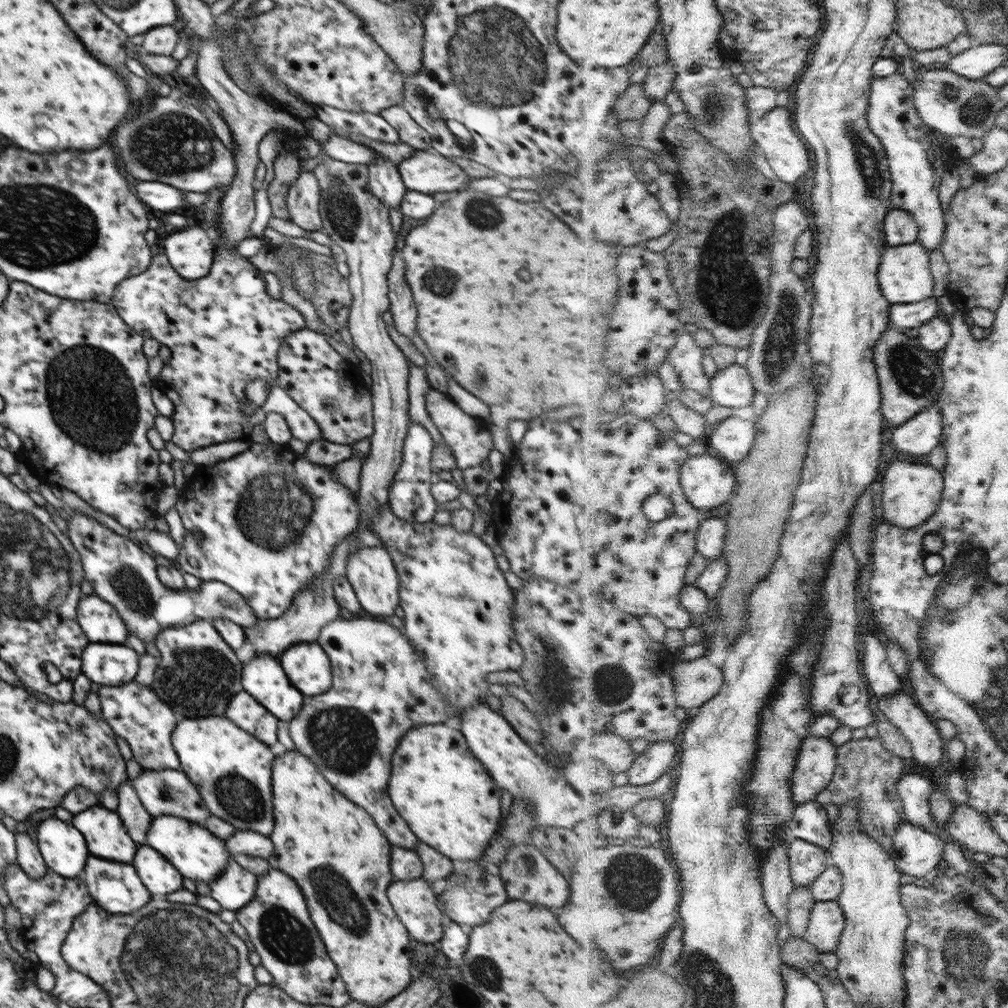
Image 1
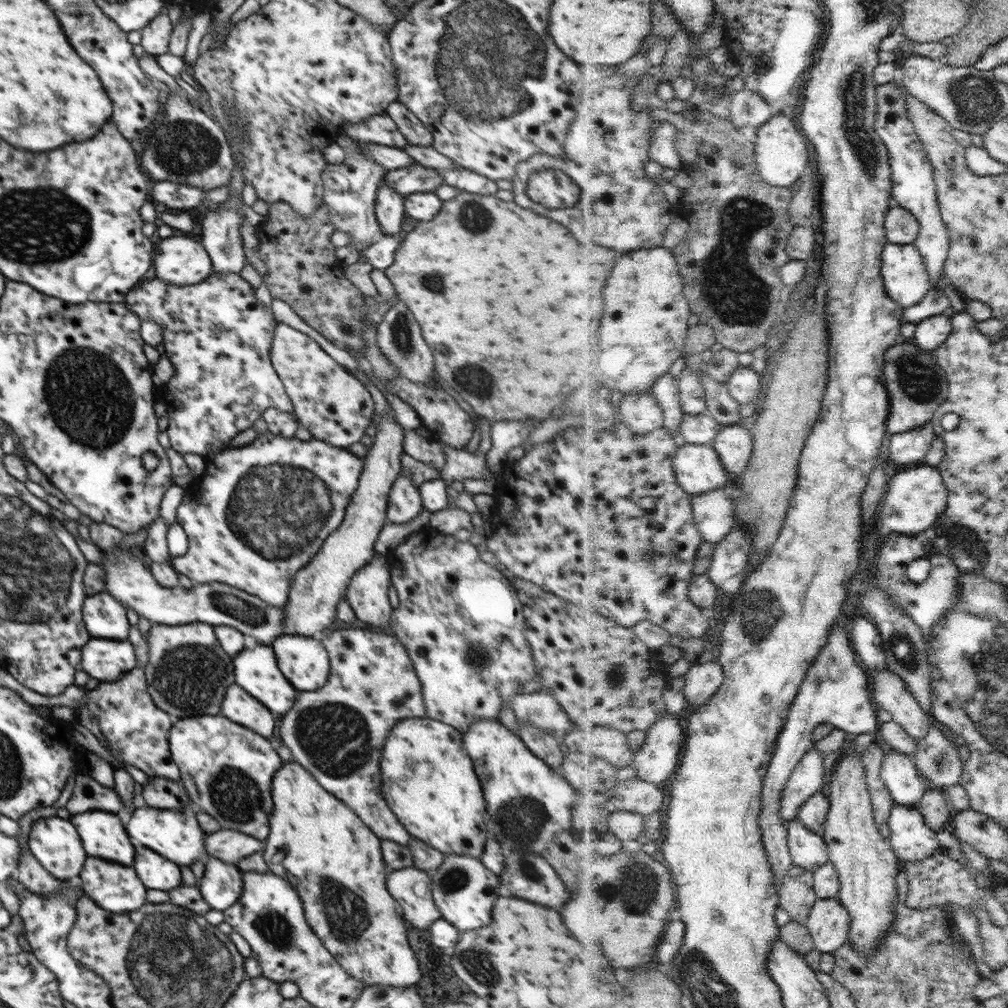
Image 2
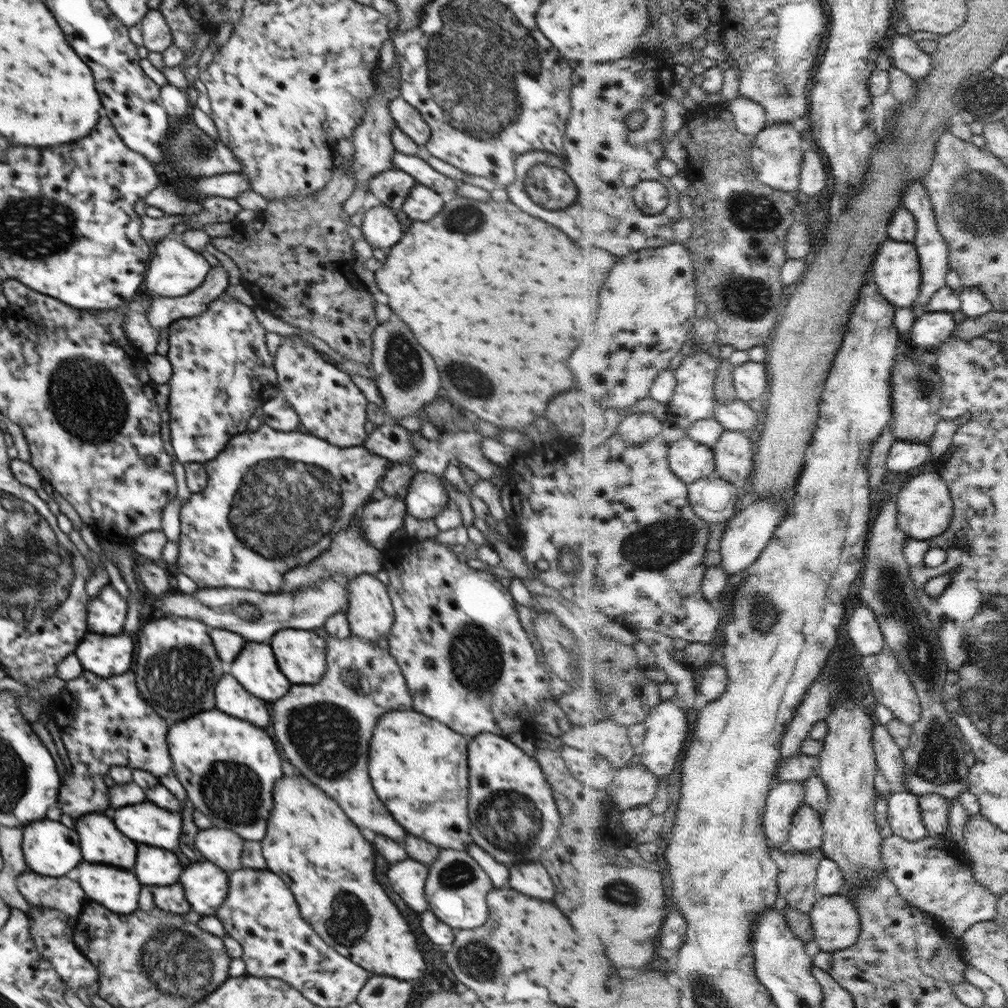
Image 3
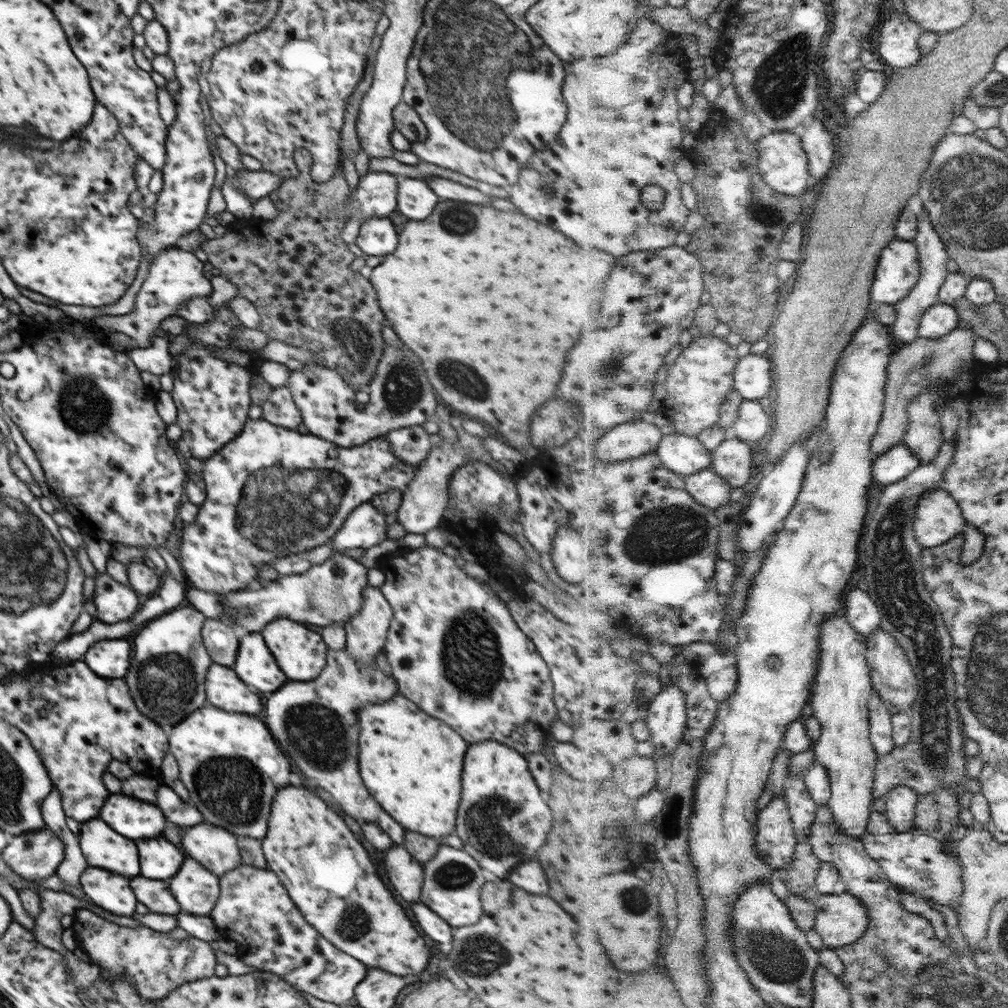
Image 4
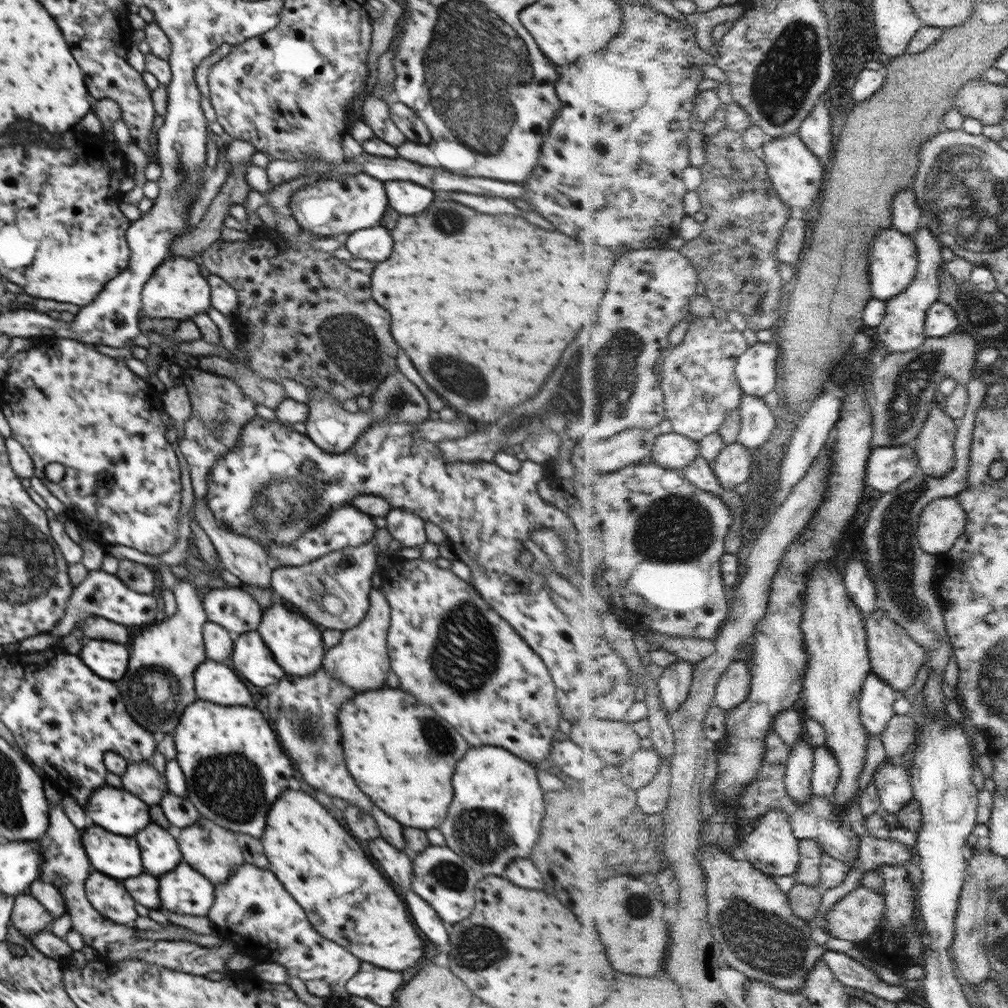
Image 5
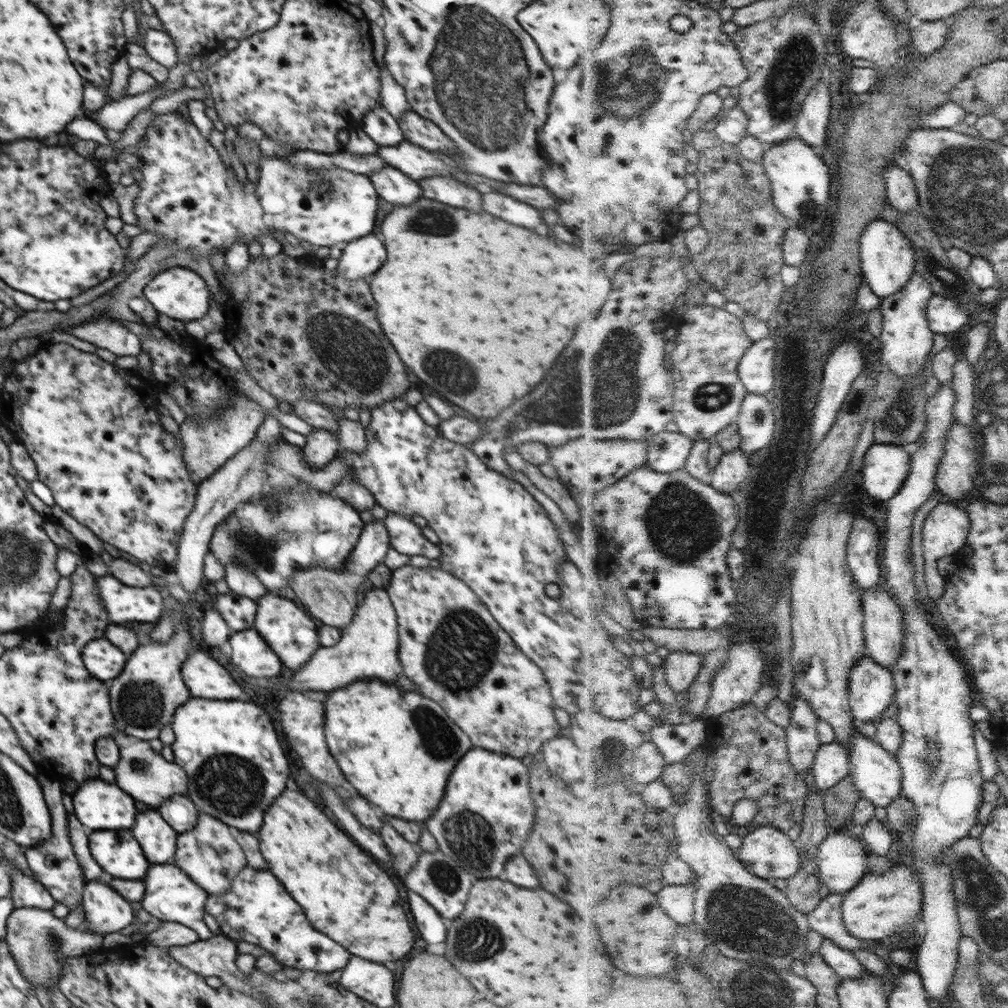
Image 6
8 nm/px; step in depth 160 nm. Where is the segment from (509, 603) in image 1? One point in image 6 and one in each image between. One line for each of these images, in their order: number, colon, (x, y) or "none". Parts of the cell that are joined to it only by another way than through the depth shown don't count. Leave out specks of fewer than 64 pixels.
2: (461, 621)
3: (457, 637)
4: (455, 650)
5: (449, 649)
6: (449, 645)

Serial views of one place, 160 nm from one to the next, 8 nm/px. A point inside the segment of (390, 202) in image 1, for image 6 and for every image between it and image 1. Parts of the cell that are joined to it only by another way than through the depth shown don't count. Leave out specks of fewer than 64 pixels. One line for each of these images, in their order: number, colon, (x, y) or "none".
2: (389, 206)
3: (380, 228)
4: (377, 237)
5: (374, 244)
6: (362, 257)

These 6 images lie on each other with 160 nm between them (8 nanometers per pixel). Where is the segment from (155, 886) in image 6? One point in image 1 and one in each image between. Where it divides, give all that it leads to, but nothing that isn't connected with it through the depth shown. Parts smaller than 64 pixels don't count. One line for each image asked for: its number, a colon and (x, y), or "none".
1: (236, 886)
2: (222, 884)
3: (206, 885)
4: (196, 889)
5: (186, 891)

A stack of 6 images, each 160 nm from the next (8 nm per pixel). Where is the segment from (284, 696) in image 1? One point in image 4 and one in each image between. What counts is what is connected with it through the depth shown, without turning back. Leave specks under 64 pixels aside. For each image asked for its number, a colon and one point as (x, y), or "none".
2: (256, 671)
3: (256, 669)
4: (256, 666)

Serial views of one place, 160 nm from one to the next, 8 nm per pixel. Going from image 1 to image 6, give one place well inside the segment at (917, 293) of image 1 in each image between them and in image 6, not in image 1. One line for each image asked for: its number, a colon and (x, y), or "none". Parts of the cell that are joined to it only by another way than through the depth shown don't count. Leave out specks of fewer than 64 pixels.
2: (907, 276)
3: (898, 265)
4: (900, 271)
5: (895, 262)
6: (889, 256)

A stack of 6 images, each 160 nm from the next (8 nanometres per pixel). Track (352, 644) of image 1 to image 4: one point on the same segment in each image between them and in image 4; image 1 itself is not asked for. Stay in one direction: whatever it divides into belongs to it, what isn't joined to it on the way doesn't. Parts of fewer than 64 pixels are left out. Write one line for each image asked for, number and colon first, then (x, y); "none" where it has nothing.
2: (337, 732)
3: (324, 729)
4: (315, 723)

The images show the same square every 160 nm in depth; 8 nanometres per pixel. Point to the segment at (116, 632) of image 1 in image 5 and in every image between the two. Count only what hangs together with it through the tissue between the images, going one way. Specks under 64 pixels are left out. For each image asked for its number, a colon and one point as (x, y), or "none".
2: (104, 618)
3: (105, 613)
4: (114, 603)
5: (102, 594)

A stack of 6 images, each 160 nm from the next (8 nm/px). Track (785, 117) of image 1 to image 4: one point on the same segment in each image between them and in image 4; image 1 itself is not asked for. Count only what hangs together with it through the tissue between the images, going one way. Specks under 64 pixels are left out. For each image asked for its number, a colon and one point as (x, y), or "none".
2: (782, 151)
3: (778, 154)
4: (784, 163)

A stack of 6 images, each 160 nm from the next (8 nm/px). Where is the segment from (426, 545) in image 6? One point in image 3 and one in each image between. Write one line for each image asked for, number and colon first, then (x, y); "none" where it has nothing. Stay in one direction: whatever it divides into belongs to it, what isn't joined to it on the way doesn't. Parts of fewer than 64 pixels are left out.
3: (426, 497)
4: (424, 501)
5: (406, 527)

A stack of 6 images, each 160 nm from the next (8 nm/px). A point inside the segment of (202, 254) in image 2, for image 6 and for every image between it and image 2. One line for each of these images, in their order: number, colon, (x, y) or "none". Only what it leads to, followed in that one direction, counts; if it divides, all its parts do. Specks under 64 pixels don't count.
3: (174, 269)
4: (175, 276)
5: (176, 290)
6: (179, 293)

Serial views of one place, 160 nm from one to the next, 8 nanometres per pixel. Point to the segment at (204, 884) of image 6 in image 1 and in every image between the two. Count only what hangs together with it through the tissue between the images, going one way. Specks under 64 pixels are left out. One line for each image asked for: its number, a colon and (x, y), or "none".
1: (252, 843)
2: (228, 845)
3: (219, 846)
4: (217, 849)
5: (213, 851)

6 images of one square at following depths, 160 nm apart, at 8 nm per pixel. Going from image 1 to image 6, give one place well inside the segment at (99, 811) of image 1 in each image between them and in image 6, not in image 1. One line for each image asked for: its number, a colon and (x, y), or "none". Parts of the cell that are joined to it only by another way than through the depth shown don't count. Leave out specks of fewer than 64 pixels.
2: (103, 835)
3: (100, 841)
4: (101, 846)
5: (117, 856)
6: (119, 856)

